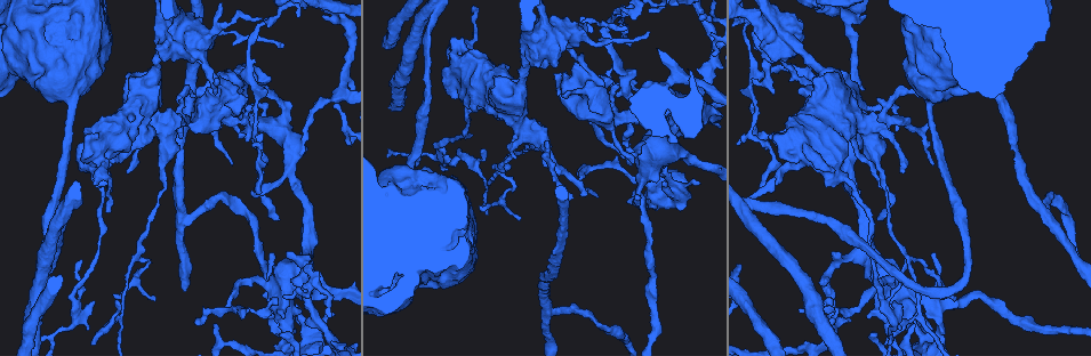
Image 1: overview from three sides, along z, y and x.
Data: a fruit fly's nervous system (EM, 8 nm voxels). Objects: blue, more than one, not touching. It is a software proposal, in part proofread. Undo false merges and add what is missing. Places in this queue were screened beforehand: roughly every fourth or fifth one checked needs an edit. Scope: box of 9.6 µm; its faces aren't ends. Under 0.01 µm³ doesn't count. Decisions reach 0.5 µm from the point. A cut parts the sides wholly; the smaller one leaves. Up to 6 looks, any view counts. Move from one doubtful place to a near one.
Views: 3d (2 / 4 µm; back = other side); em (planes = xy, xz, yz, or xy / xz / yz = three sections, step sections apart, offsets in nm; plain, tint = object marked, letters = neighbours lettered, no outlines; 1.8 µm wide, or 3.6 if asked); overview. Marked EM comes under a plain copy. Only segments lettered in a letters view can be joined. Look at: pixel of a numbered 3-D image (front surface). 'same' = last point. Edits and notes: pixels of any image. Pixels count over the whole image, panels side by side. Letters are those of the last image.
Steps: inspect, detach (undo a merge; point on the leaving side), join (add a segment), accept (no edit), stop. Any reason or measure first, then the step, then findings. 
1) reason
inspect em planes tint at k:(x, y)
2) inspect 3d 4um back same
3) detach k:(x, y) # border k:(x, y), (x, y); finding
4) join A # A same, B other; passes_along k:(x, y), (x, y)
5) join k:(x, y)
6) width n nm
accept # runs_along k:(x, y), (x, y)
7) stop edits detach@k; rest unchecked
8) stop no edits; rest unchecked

thin end
inspect em planes tint at 1:(520, 220)

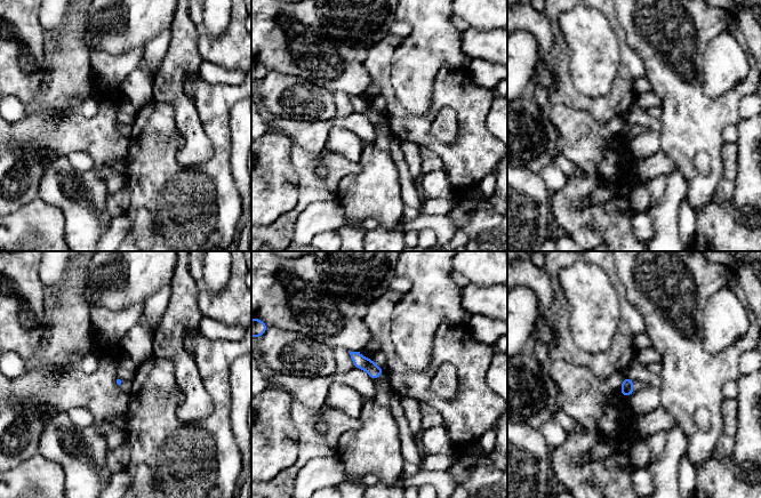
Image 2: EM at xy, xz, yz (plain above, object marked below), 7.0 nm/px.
inspect em planes letters same

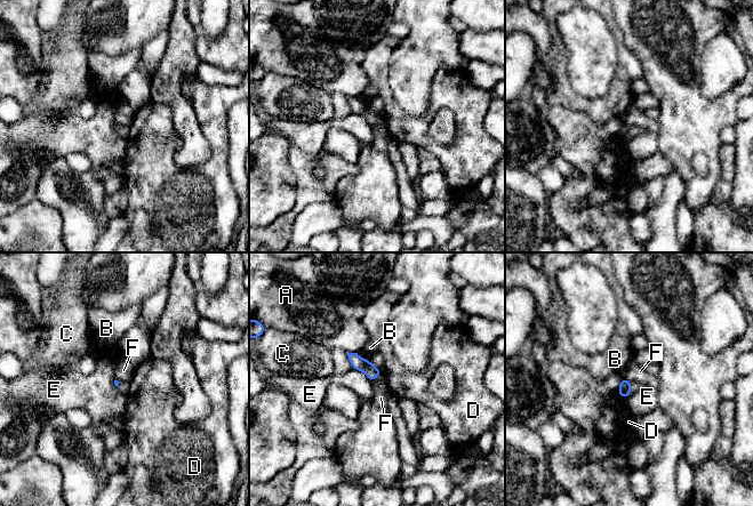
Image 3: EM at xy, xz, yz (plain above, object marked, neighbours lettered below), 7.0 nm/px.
longest_contact E 170 nm
accept # A other, B other, C other, D other, E other, F other; border 3:(382, 371), (373, 382); no lettered segment goes on from it

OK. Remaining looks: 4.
thick turns thin
inspect 3d 4um at 1:(456, 54)

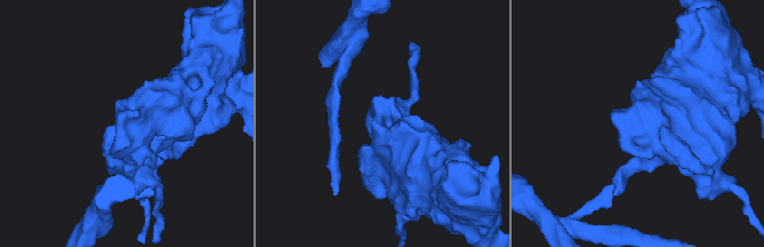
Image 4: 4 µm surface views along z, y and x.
now the EM
inspect em 3.6um planes tint at 4:(384, 117)

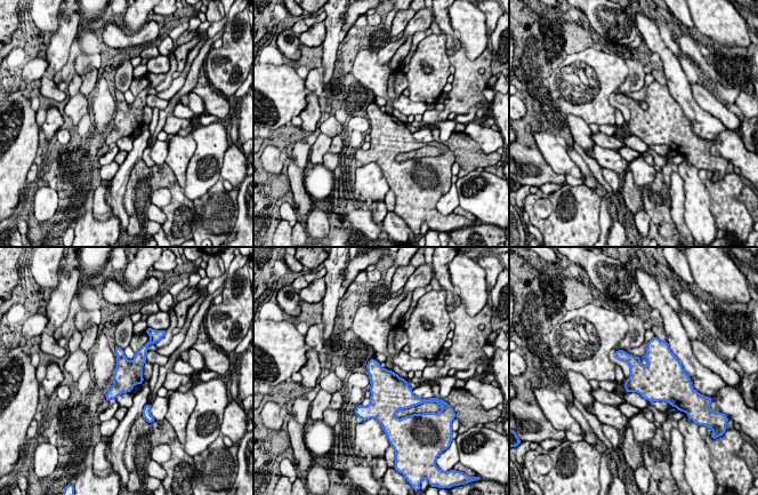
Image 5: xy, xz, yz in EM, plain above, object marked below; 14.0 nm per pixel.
what lies round it
inspect em 3.6um planes letters same

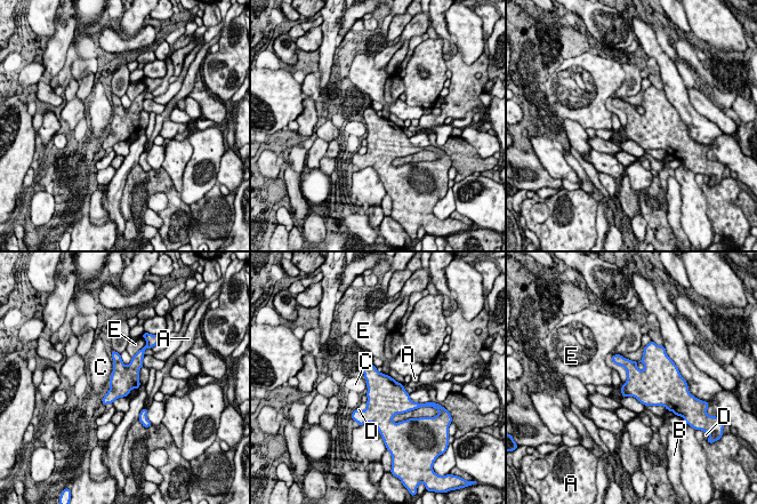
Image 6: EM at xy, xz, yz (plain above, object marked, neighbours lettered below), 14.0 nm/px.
accept # A other, B other, C other, D other, E other; border 6:(144, 346), (133, 357); all the same cell

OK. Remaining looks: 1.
touches itself
inspect em planes letters at 1:(940, 305)

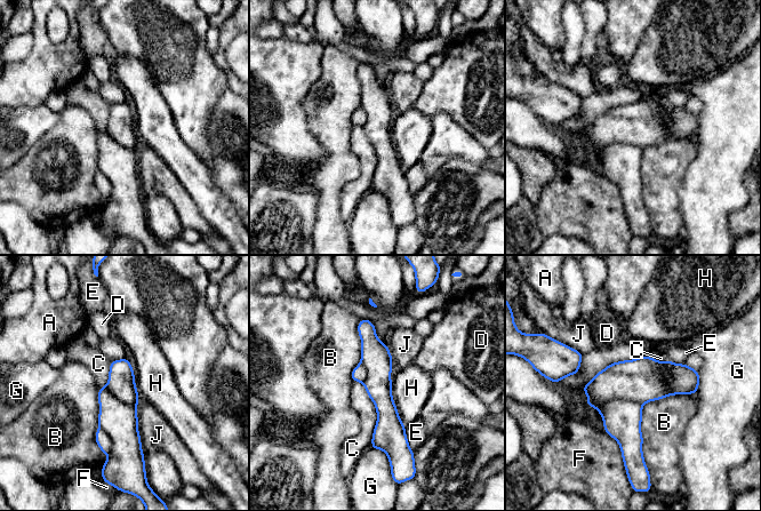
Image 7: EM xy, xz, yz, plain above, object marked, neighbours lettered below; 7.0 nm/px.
detach 7:(622, 418) # A other, B other, C other, D other, E other, F other, G other, H other, J other; border 7:(641, 404), (610, 399), (598, 410); a second cell is stuck on

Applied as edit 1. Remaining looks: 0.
stop edits detach@7; rest unchecked

